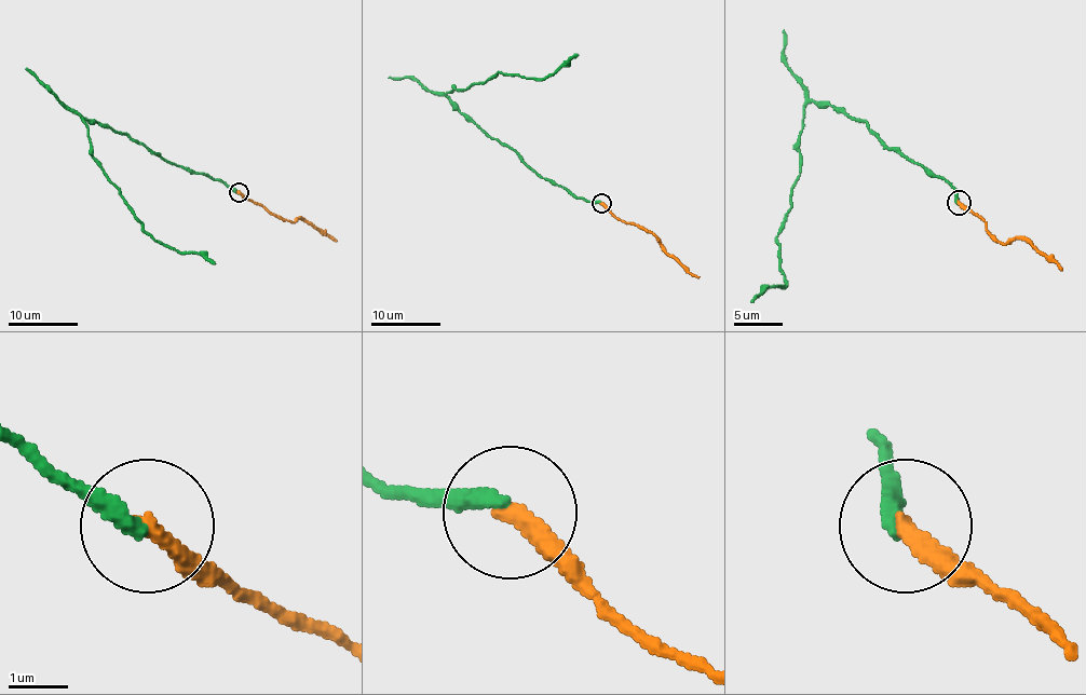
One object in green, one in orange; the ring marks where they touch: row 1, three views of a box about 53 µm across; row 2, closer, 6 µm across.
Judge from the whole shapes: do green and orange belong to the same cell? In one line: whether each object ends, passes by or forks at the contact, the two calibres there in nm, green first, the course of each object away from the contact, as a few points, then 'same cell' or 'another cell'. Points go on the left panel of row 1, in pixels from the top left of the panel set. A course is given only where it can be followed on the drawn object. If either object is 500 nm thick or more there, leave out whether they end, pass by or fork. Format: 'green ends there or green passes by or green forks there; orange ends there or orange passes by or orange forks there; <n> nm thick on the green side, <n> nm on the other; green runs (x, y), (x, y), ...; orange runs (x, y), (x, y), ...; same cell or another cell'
green ends there; orange ends there; 300 nm thick on the green side, 340 nm on the other; green runs (239, 192), (176, 166), (99, 122), (83, 121), (94, 161), (141, 228), (155, 240), (201, 251), (215, 264); orange runs (239, 192), (288, 220), (303, 218), (337, 241); same cell

